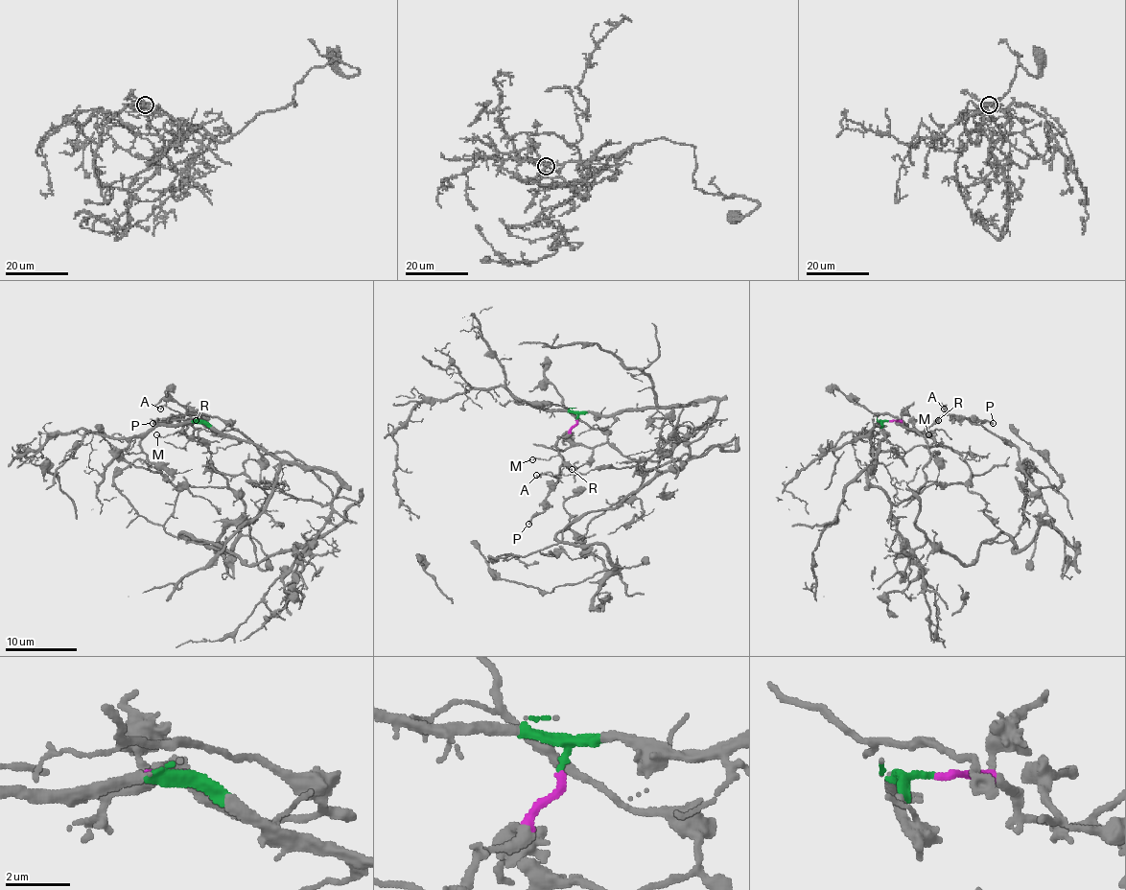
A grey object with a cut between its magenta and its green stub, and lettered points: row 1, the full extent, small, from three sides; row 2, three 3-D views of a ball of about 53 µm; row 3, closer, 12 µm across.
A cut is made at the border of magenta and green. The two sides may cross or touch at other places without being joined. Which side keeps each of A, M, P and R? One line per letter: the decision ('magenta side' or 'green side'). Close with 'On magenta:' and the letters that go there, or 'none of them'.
A: magenta side
M: magenta side
P: magenta side
R: magenta side
On magenta: A, M, P, R

